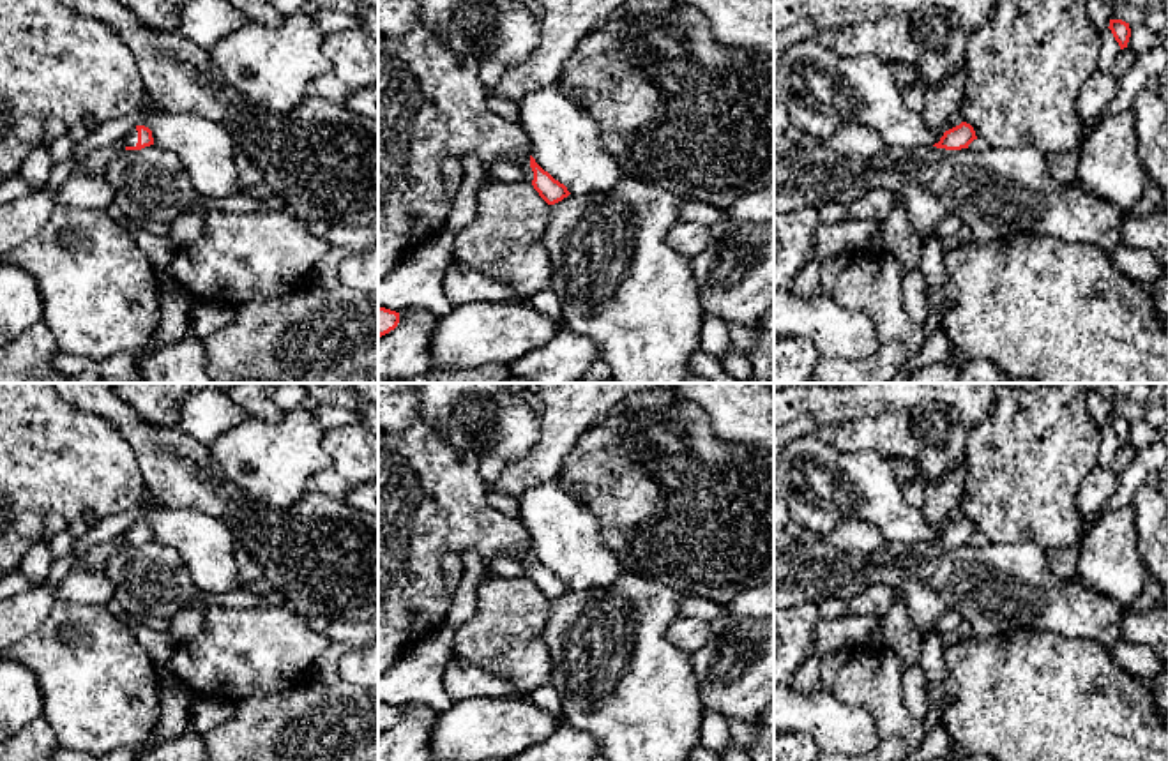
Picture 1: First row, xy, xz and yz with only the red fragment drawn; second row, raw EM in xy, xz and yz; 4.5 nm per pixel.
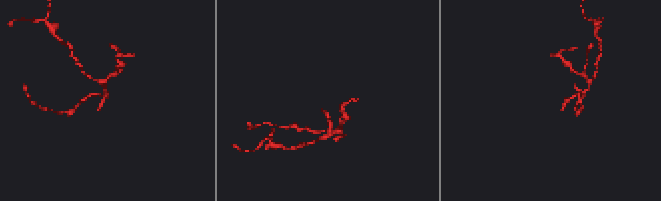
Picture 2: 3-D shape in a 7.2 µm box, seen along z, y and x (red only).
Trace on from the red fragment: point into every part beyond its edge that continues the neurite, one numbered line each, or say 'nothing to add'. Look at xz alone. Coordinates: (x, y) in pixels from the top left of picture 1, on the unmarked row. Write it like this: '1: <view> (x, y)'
1: xz (523, 557)

